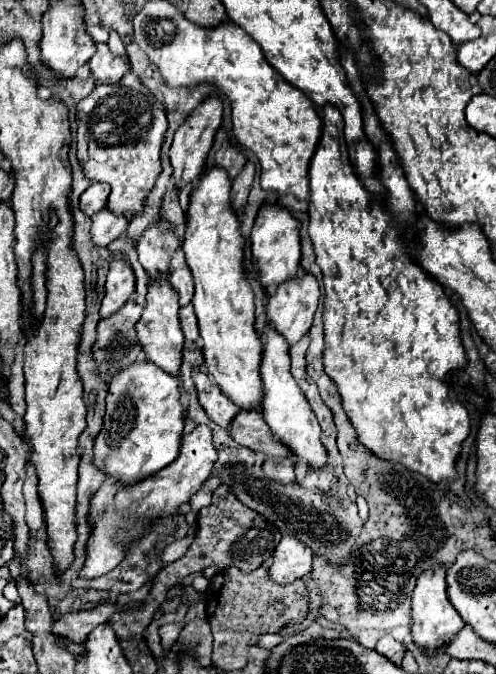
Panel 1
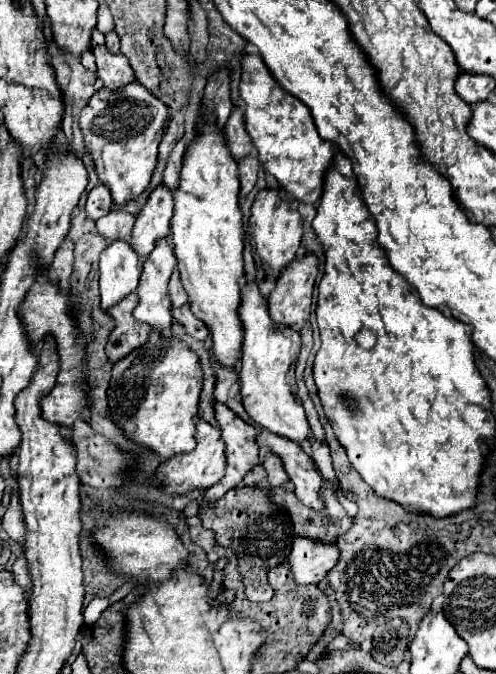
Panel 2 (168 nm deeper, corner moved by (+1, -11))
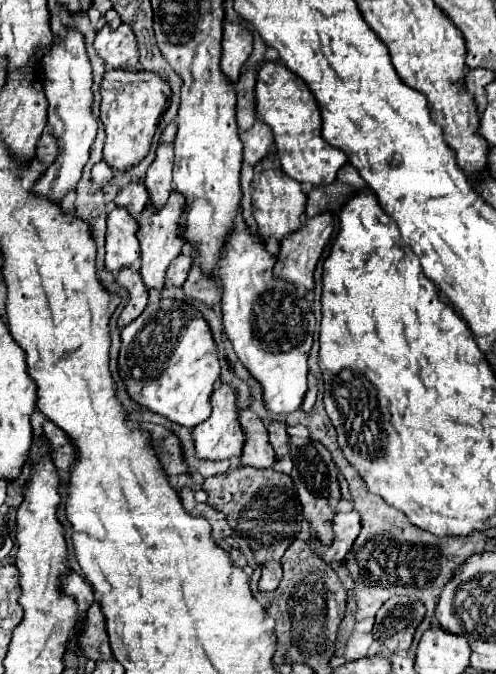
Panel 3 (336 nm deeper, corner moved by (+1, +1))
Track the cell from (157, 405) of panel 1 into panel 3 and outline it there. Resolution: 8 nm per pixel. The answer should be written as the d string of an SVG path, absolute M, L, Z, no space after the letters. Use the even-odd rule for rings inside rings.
M161 298L121 330L119 376L129 398L179 426L195 428L211 416L209 394L219 370L217 346L207 322L199 310L183 300Z

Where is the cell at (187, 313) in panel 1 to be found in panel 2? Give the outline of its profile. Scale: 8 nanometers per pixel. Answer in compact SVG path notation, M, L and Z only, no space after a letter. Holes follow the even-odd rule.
M185 304L183 308L173 308L173 318L185 326L185 330L187 330L187 334L191 338L195 338L195 340L207 340L209 328L191 312L189 304Z

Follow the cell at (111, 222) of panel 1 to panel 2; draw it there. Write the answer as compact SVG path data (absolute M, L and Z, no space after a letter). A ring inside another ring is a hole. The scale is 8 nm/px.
M115 210L97 220L97 230L107 242L127 240L131 236L133 224L135 224L135 216L123 210Z

